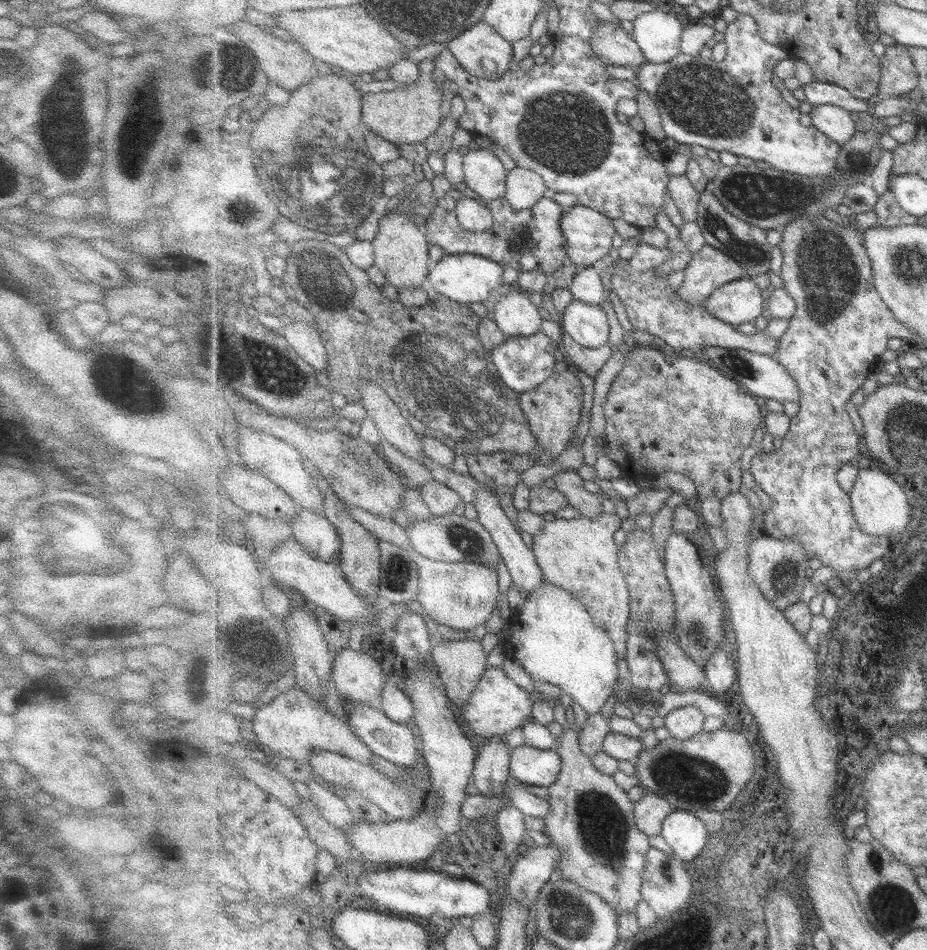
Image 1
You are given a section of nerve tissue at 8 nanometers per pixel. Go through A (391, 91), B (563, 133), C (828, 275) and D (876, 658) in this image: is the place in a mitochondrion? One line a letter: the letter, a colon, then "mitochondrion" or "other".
A: other
B: mitochondrion
C: mitochondrion
D: other

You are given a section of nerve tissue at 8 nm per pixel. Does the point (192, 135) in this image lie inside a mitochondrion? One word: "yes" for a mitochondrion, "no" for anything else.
no

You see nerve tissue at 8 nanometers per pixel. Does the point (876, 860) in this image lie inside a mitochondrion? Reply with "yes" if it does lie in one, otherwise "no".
yes

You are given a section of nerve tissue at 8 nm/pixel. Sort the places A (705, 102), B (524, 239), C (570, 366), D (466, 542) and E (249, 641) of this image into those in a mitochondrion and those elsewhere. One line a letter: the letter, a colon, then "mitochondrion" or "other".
A: mitochondrion
B: mitochondrion
C: other
D: mitochondrion
E: mitochondrion

